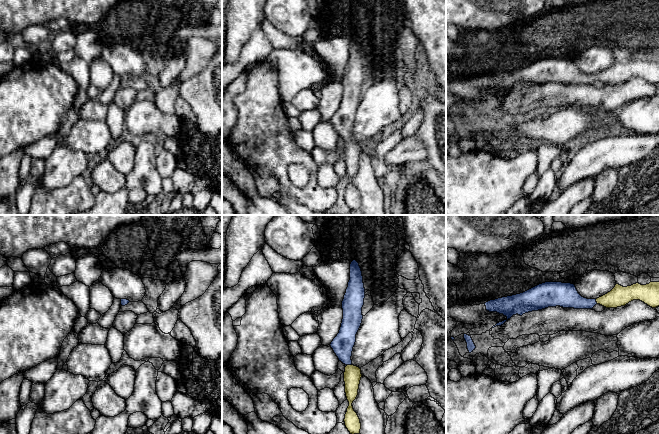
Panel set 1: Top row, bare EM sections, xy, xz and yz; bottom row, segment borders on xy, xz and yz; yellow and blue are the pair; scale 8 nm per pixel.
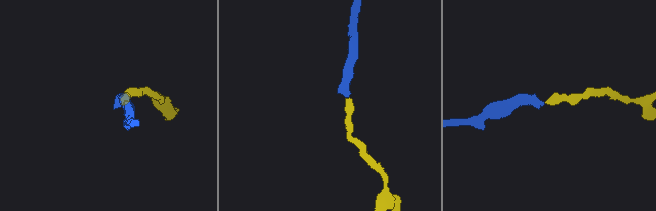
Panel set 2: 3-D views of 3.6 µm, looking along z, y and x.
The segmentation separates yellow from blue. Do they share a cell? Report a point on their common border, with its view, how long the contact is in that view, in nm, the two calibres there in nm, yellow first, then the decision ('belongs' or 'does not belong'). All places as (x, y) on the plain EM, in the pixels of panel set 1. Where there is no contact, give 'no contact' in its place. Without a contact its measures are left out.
yz (596, 77) | 40 nm | 160/190 nm | belongs

